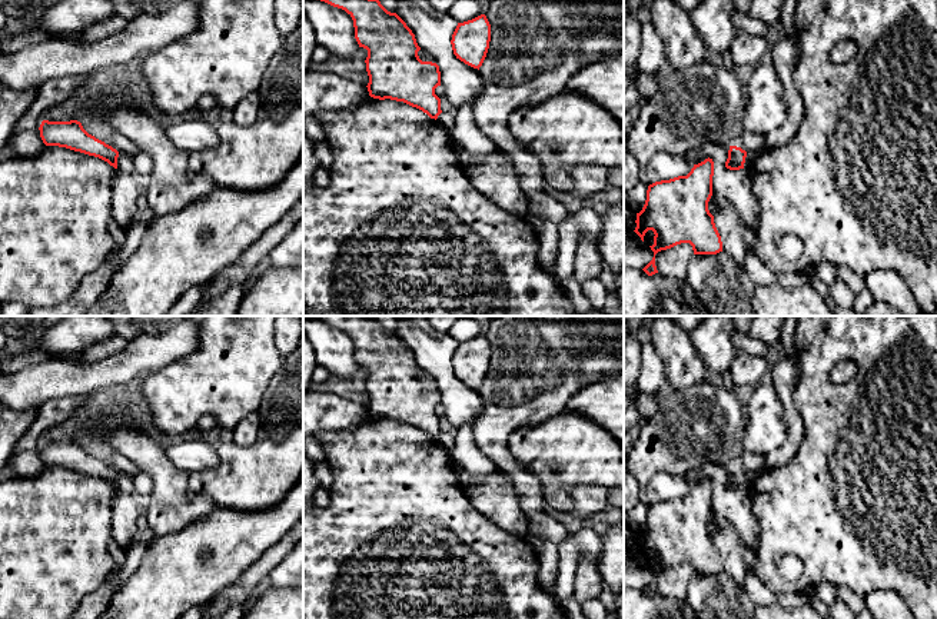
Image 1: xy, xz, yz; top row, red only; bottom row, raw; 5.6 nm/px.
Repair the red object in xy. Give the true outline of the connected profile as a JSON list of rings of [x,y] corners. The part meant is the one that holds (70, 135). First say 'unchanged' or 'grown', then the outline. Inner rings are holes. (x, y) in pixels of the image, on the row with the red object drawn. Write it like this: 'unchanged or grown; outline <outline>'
unchanged; outline [[[43,120],[40,137],[46,146],[66,147],[89,156],[99,157],[117,169],[119,152],[104,142],[89,134],[80,122],[49,122]]]

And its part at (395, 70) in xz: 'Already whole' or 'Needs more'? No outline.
Already whole

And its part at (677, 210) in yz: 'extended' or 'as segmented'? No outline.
as segmented

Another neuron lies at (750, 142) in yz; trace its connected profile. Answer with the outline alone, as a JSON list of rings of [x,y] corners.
[[[740,132],[740,134],[728,144],[741,147],[745,152],[758,152],[765,147],[767,136],[750,132]]]

